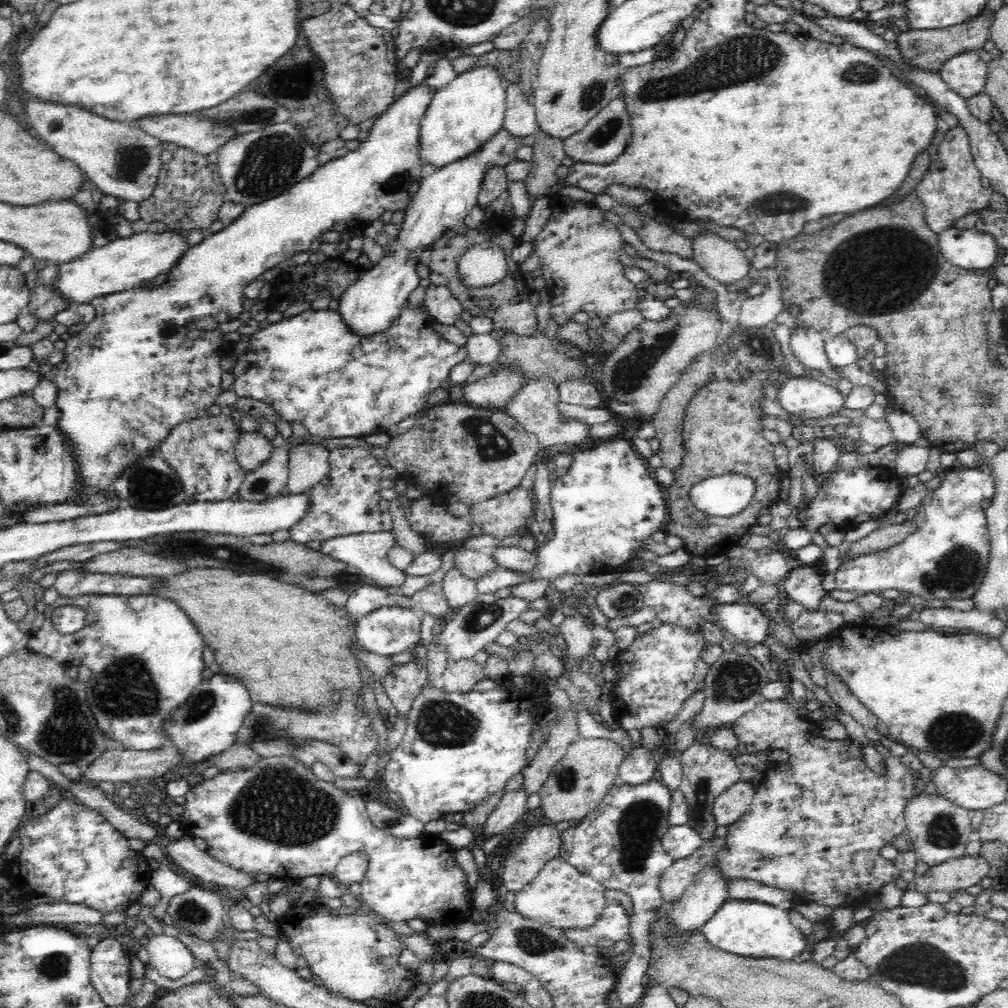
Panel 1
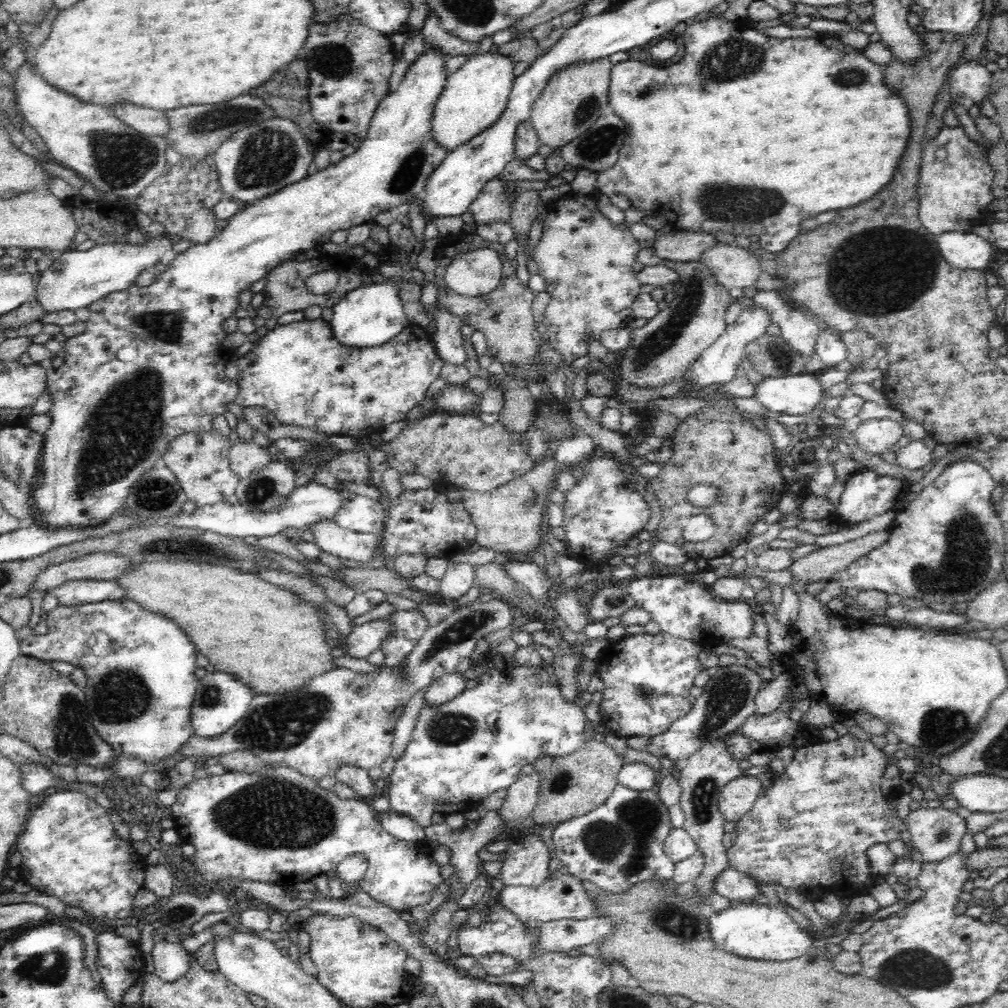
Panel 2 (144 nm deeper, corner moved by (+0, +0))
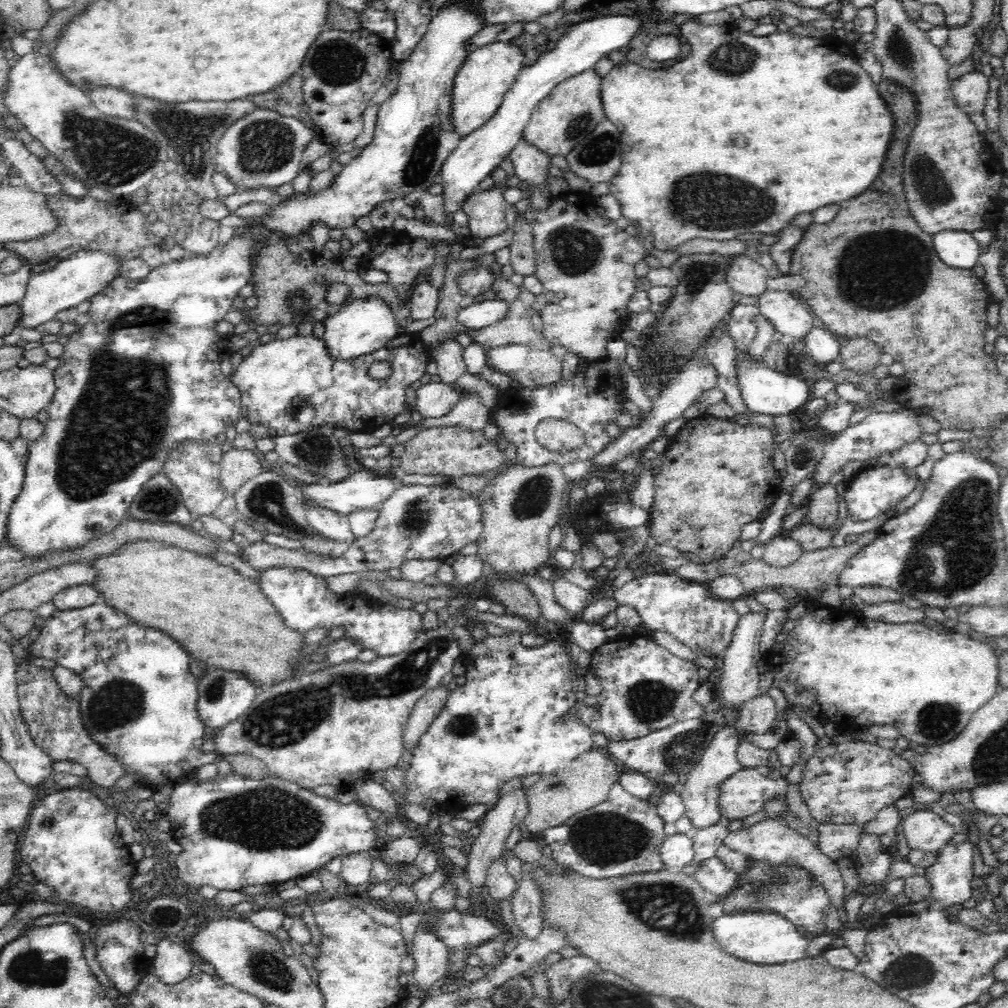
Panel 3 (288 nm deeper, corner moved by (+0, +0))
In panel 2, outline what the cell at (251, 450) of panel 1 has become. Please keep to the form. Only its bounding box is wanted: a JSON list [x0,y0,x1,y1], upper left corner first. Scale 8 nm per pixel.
[230,440,274,480]

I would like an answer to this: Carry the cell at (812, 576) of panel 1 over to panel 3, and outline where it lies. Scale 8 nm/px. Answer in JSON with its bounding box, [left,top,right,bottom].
[766,600,1000,750]

